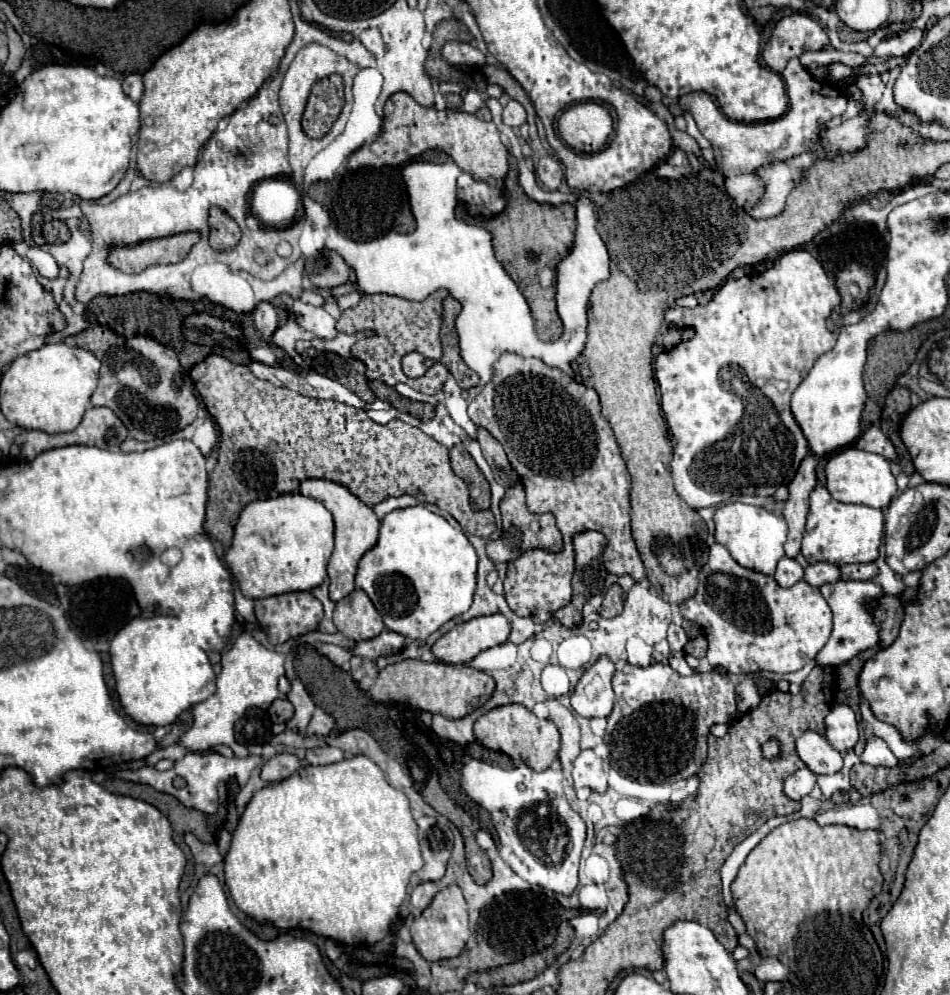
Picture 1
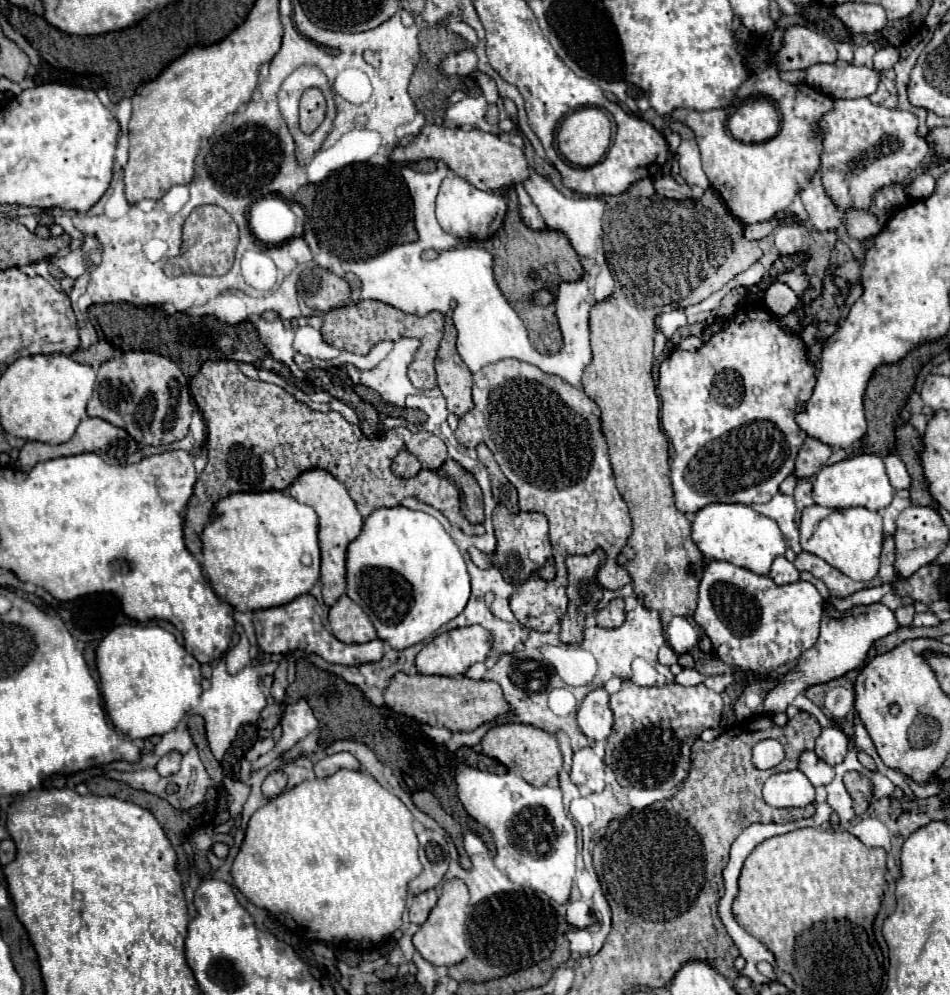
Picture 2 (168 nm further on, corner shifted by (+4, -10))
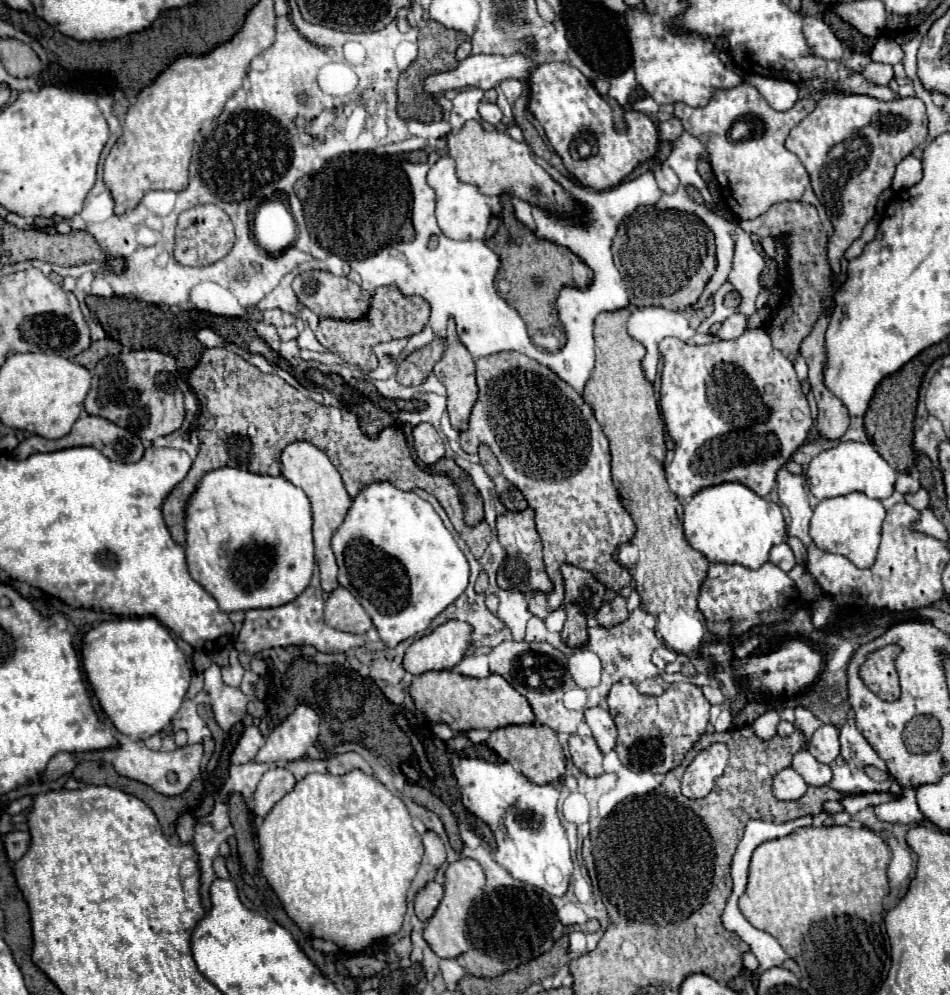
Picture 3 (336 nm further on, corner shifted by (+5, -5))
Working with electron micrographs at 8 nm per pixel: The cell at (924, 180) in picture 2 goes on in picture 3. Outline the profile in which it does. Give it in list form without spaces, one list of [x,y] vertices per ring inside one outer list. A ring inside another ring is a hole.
[[[906,156],[898,166],[896,166],[896,174],[892,180],[892,190],[898,192],[900,188],[910,188],[916,182],[920,182],[922,178],[922,162],[914,156]]]

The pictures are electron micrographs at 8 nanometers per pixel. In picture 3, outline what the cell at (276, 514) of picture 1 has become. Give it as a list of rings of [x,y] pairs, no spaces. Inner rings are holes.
[[[218,468],[200,478],[186,504],[186,562],[190,576],[218,602],[222,612],[274,608],[292,602],[308,588],[316,558],[312,542],[312,510],[304,490],[284,476],[254,474],[244,468]]]

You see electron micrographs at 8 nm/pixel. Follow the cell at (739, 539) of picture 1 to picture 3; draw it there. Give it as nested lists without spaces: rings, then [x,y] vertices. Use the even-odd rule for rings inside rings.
[[[740,482],[708,486],[690,496],[684,504],[682,522],[690,546],[704,554],[710,562],[740,564],[752,570],[768,562],[768,552],[774,544],[786,540],[782,508]]]

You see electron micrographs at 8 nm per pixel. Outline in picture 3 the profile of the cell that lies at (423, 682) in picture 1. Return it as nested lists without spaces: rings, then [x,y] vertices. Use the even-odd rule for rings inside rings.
[[[454,670],[424,672],[412,682],[410,694],[416,708],[422,710],[430,722],[444,722],[454,732],[468,732],[472,728],[496,730],[510,724],[534,724],[534,712],[528,700],[498,674],[468,678]]]

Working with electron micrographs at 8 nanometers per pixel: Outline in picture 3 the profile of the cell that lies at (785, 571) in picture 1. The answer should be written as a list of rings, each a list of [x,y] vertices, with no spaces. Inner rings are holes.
[[[786,542],[772,546],[772,550],[770,550],[770,562],[776,564],[778,568],[782,568],[784,572],[792,570],[794,564],[796,564],[794,554],[792,554],[792,550],[790,550],[790,546]]]

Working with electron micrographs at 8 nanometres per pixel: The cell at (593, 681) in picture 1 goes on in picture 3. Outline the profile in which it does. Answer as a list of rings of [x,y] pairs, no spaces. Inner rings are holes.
[[[596,706],[596,708],[586,710],[584,718],[586,718],[586,724],[590,726],[592,736],[596,738],[596,744],[602,750],[602,754],[608,754],[610,750],[614,750],[618,734],[616,734],[616,726],[614,726],[612,716],[604,708]]]

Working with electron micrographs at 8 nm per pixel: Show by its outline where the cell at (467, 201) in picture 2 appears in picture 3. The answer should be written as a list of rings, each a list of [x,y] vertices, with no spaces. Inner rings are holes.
[[[450,156],[438,158],[438,162],[430,168],[428,186],[436,190],[438,194],[438,226],[442,232],[452,240],[474,240],[474,238],[490,238],[494,236],[498,224],[500,224],[500,200],[496,196],[480,194],[476,186],[462,184],[456,178],[454,160]]]

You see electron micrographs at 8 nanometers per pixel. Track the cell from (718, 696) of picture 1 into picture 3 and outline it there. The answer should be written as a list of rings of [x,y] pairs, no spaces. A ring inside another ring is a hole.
[[[620,680],[612,686],[608,704],[610,702],[610,714],[616,718],[618,728],[618,744],[614,750],[618,752],[622,764],[630,770],[648,770],[660,774],[670,772],[684,760],[686,752],[696,744],[708,726],[710,702],[704,698],[700,686],[690,682],[672,684],[662,696],[650,698],[640,694],[630,680]]]

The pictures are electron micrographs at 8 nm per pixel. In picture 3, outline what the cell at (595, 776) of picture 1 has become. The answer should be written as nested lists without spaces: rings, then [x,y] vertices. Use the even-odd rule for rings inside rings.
[[[572,734],[568,738],[568,746],[570,746],[570,756],[572,756],[574,764],[580,770],[584,770],[592,778],[604,774],[604,770],[602,770],[602,752],[600,752],[594,738],[590,738],[590,736],[582,738],[578,734]]]

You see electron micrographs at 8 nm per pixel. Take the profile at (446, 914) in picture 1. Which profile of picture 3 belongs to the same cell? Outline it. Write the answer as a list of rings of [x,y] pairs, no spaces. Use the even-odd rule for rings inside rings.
[[[460,858],[460,860],[456,860],[456,862],[452,862],[448,866],[446,884],[444,884],[444,898],[442,898],[436,914],[428,920],[428,924],[424,928],[424,940],[428,942],[428,946],[432,948],[432,952],[436,956],[440,956],[440,958],[456,958],[456,956],[464,954],[469,949],[466,918],[474,898],[482,894],[484,884],[486,884],[486,874],[484,874],[482,866],[476,860]]]

